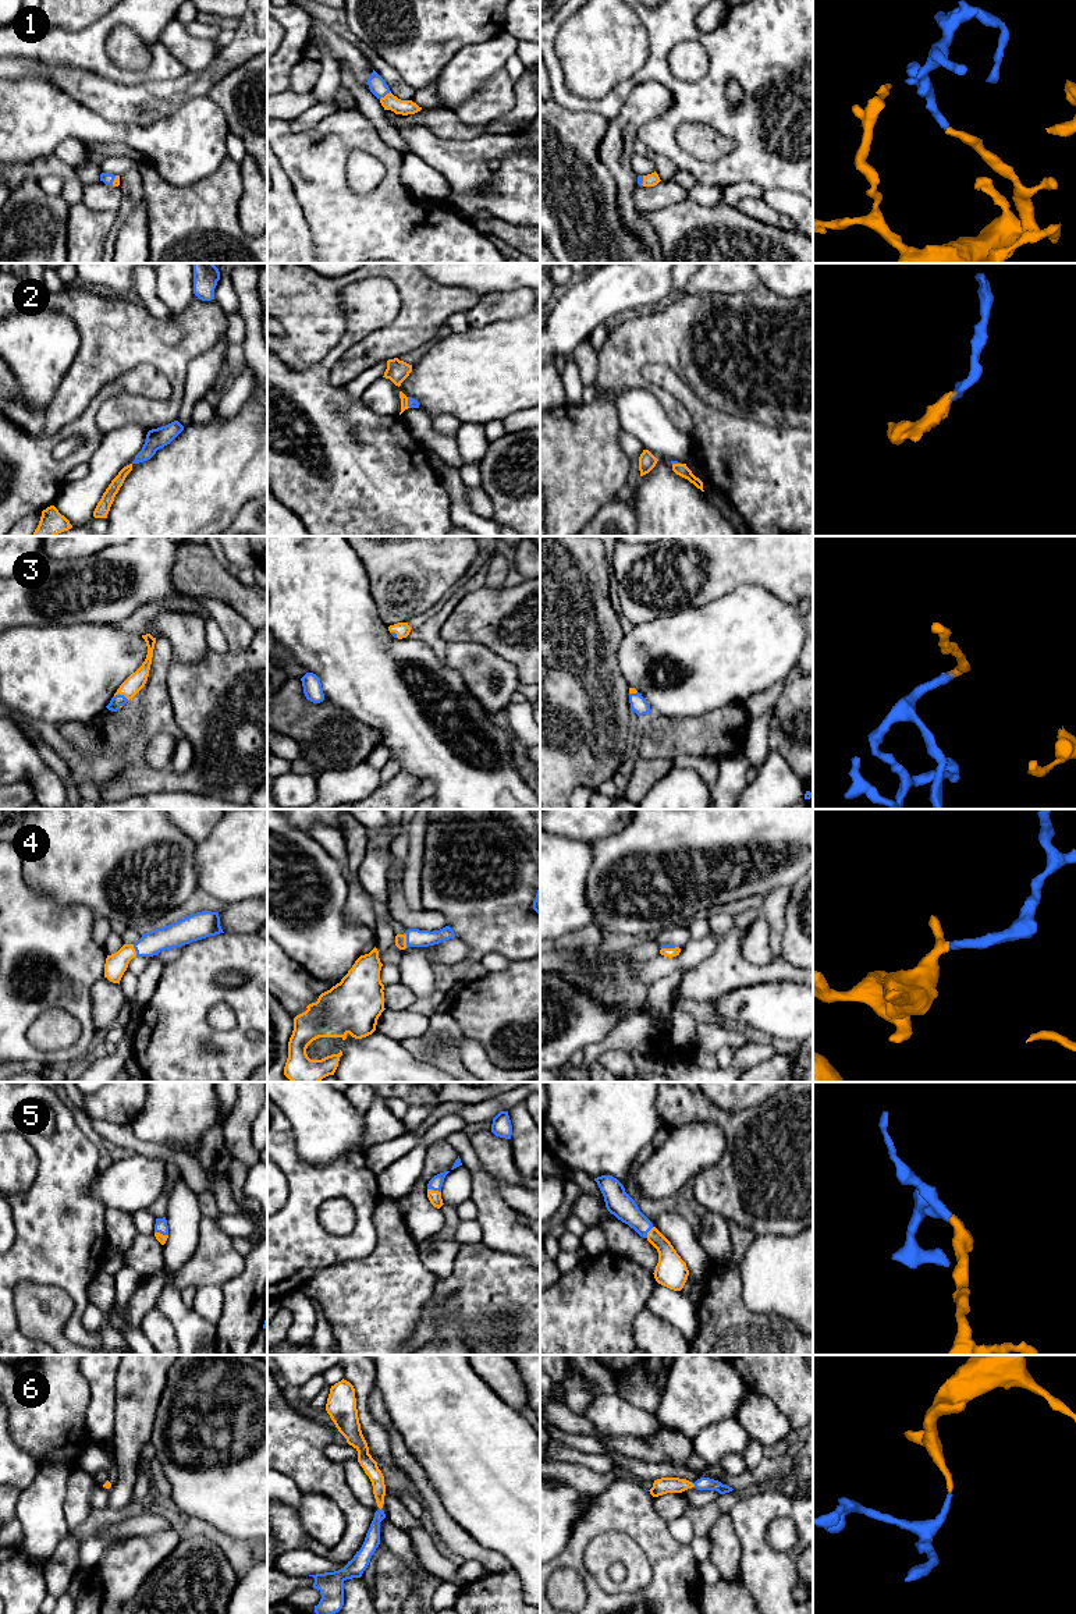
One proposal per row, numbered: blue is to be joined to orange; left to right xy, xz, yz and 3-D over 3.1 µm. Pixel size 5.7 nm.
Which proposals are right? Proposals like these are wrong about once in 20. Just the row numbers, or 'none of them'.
1, 2, 3, 4, 5, 6

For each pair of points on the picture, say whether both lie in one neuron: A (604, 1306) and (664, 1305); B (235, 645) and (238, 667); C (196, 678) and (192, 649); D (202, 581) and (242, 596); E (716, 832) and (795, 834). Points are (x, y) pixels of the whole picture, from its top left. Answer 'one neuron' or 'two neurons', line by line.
A: two neurons
B: two neurons
C: two neurons
D: one neuron
E: one neuron

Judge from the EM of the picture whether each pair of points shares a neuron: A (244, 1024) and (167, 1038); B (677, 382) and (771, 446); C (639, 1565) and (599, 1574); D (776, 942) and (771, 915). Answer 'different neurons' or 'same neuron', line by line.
A: same neuron
B: same neuron
C: same neuron
D: same neuron

